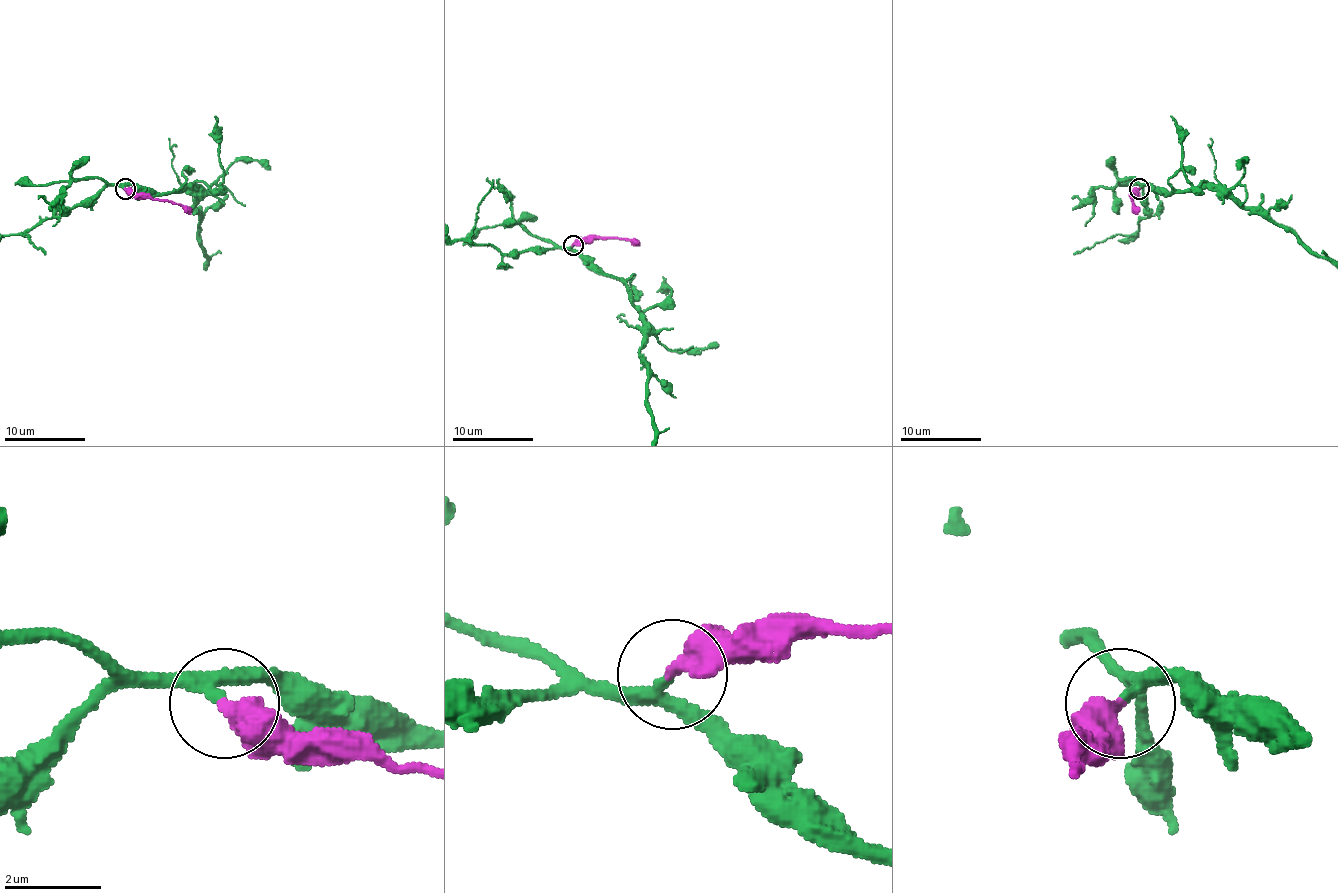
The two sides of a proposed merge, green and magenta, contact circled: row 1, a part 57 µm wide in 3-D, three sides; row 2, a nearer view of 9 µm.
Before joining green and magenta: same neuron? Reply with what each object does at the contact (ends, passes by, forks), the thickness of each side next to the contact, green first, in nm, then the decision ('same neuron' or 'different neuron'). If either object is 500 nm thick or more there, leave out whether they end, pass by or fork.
calibres 220 and 500 nm; same neuron

